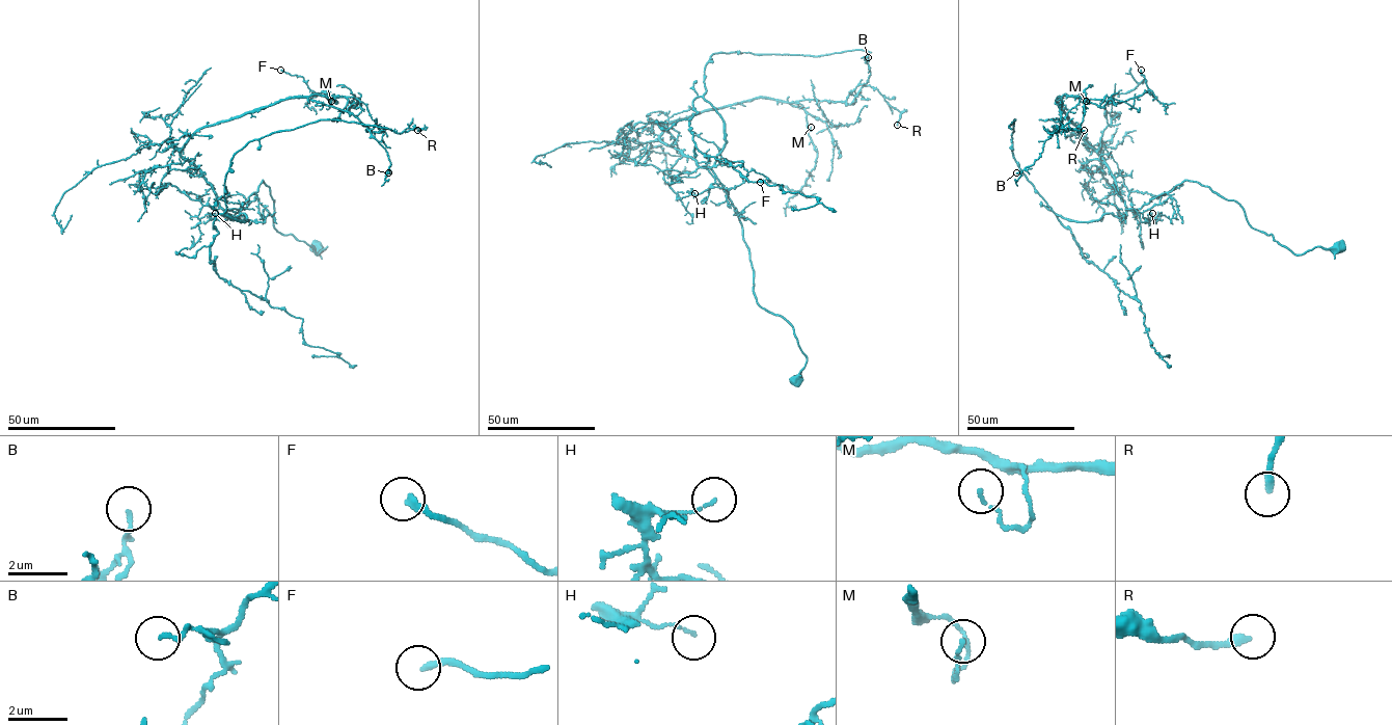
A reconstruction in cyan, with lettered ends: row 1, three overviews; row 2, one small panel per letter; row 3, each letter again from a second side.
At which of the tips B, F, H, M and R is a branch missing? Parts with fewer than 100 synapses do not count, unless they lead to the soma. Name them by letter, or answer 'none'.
none

